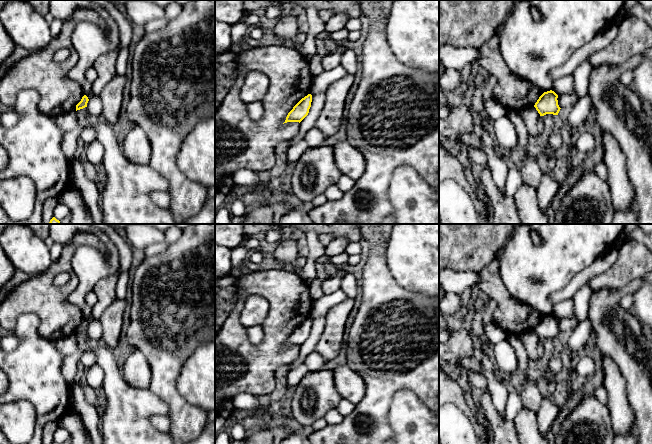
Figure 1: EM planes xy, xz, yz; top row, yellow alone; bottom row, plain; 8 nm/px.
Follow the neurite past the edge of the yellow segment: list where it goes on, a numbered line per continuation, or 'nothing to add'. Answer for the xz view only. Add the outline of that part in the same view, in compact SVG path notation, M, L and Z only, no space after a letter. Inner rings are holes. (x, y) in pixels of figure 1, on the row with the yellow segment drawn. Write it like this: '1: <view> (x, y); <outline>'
nothing to add

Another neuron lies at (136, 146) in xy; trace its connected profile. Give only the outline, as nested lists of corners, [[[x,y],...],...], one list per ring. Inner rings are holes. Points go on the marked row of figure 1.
[[[138,126],[130,130],[121,141],[121,147],[128,160],[135,164],[149,164],[151,144],[145,132]]]

